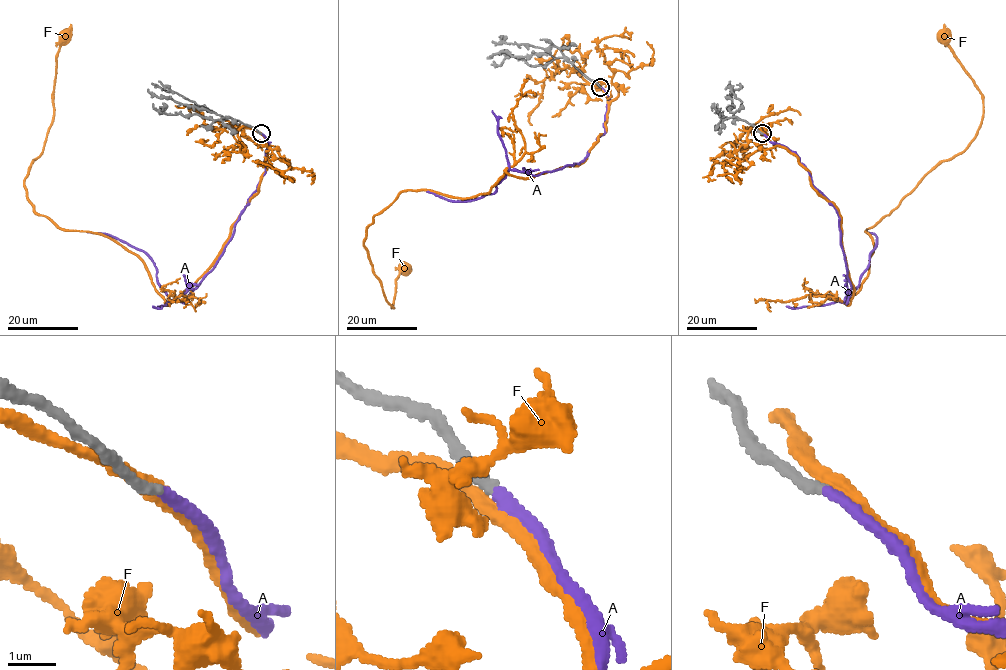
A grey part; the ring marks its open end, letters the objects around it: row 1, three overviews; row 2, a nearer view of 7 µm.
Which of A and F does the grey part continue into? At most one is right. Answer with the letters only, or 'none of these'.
A

